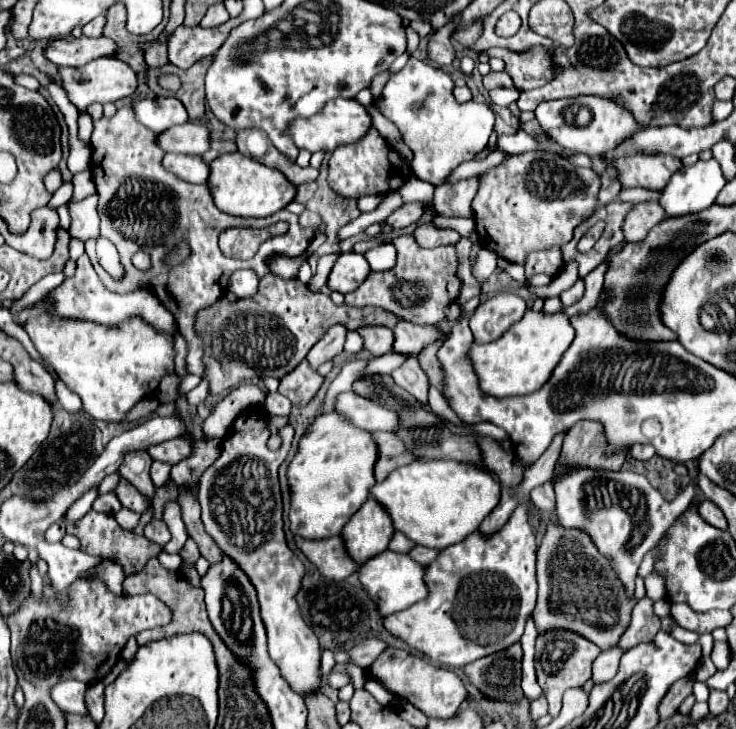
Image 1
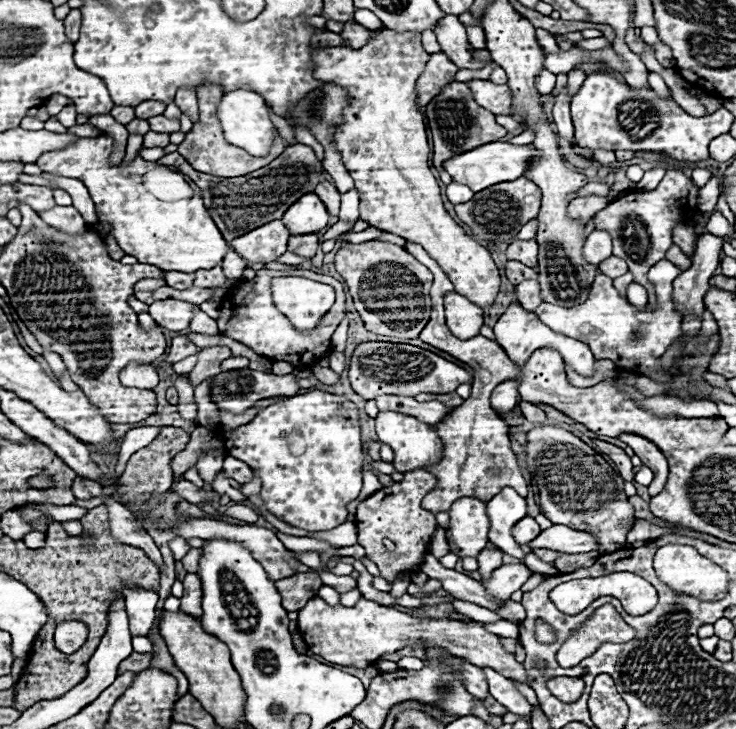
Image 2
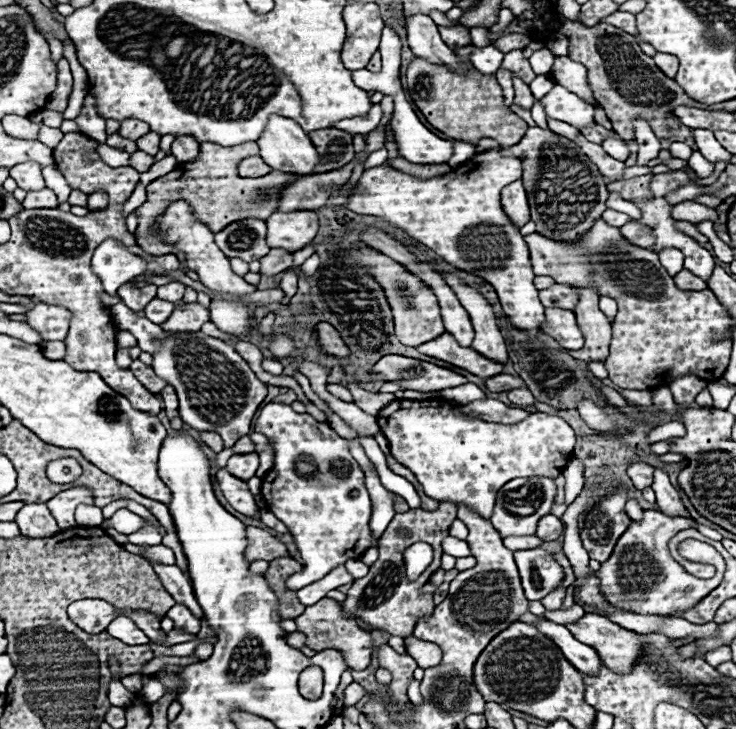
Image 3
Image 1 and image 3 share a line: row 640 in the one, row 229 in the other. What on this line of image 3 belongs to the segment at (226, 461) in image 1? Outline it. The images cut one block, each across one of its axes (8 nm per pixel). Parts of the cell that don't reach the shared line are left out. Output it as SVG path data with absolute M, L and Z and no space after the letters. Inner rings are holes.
M274 212L268 220L268 246L296 252L318 232L316 212Z

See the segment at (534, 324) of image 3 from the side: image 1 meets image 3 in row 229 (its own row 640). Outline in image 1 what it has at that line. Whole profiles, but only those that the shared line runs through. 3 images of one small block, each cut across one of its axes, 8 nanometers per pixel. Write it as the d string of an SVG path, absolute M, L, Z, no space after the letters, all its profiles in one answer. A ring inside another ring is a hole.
M530 504L516 508L514 514L510 516L510 520L508 520L498 532L494 532L490 538L484 538L484 536L476 530L474 534L470 534L470 536L464 538L462 542L458 542L458 544L448 546L446 550L442 550L434 562L430 562L428 566L424 566L424 582L426 582L426 586L428 586L428 596L426 596L422 602L418 602L418 604L406 608L406 610L402 610L402 612L396 612L396 614L386 616L386 618L384 618L384 628L386 628L386 632L392 634L394 638L402 640L402 642L408 644L410 648L414 648L414 650L426 654L434 664L452 666L452 668L462 668L462 666L466 666L468 662L474 662L474 660L478 660L478 658L482 658L482 656L500 652L500 650L504 650L504 648L508 648L508 646L512 646L514 642L518 642L520 636L522 636L522 632L524 632L524 624L526 624L528 616L532 614L532 610L534 610L534 606L536 606L536 548L538 548L538 546L536 546L536 538L534 538L534 534L532 534L532 528L530 528L530 524L528 524L528 510L530 510Z

